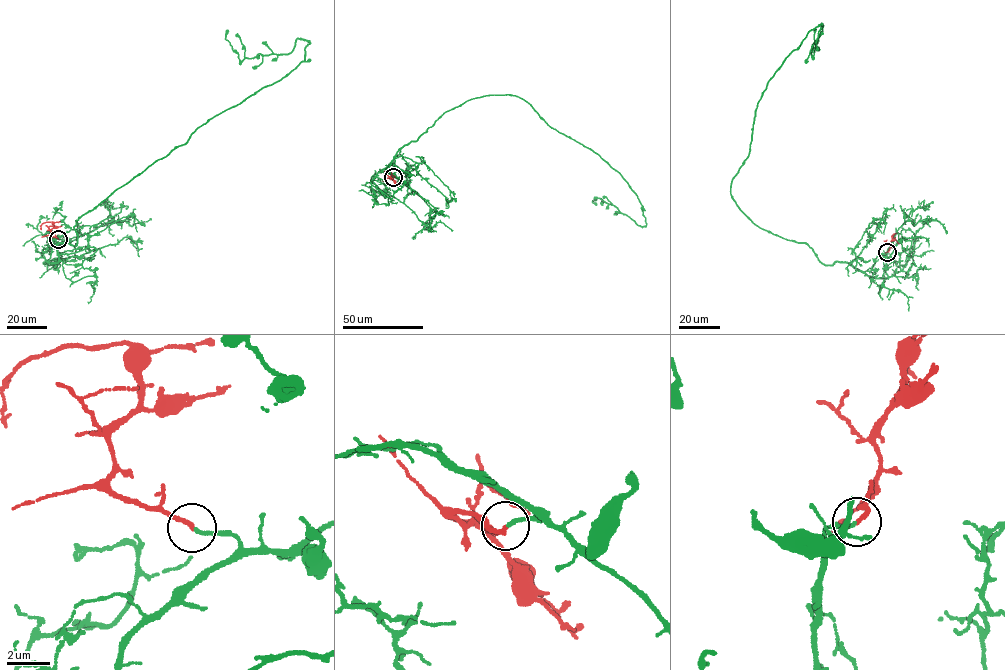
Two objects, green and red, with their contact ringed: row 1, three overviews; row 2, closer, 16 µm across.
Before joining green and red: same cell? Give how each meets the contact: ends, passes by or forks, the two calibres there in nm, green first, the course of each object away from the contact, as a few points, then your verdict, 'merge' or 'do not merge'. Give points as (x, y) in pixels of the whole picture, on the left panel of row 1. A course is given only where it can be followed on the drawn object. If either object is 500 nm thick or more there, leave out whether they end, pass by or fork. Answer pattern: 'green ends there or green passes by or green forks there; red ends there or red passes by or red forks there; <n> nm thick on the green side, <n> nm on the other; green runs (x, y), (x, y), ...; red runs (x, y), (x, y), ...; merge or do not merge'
green ends there; red ends there; 150 nm thick on the green side, 200 nm on the other; green runs (58, 239), (50, 263), (83, 215), (307, 61), (298, 38), (242, 60), (228, 30); red runs (58, 239), (50, 235), (51, 222), (42, 223), (41, 229); merge

